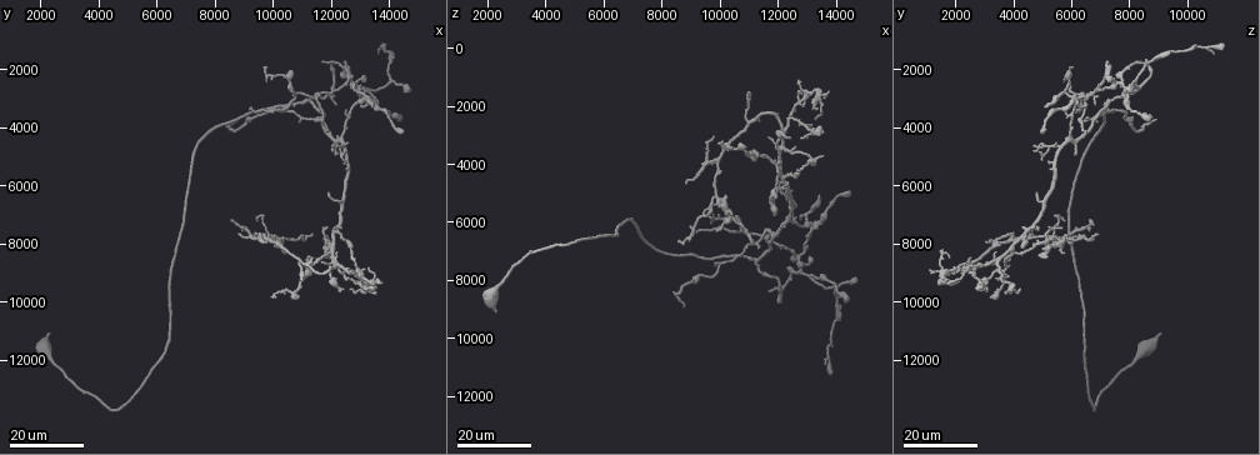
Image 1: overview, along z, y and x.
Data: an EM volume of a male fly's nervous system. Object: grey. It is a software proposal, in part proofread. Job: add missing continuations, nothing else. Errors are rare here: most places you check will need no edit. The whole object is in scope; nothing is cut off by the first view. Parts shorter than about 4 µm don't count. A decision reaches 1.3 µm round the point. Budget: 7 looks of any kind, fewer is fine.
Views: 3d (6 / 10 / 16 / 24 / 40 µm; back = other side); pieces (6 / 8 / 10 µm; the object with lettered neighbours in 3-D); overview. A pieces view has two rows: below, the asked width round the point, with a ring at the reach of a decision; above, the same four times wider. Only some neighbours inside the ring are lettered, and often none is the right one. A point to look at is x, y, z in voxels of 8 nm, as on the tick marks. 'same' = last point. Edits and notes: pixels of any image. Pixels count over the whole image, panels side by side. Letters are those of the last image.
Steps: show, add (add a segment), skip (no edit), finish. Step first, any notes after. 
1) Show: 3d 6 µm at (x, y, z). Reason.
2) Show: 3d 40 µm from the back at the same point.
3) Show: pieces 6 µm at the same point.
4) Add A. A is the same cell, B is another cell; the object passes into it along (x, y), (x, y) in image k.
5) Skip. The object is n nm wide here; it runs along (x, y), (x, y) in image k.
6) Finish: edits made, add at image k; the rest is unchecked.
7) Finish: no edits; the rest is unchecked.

Show: 3d 16 µm at (12900, 8800, 2000). An open end.

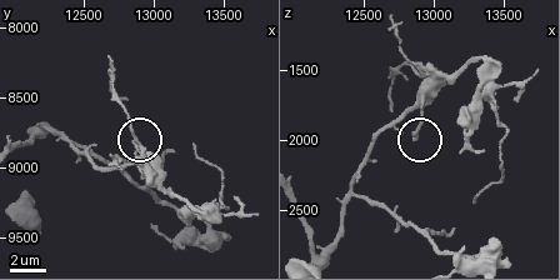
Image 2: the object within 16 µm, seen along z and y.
Show: pieces 8 µm at (12880, 8840, 2000). See the neighbours.

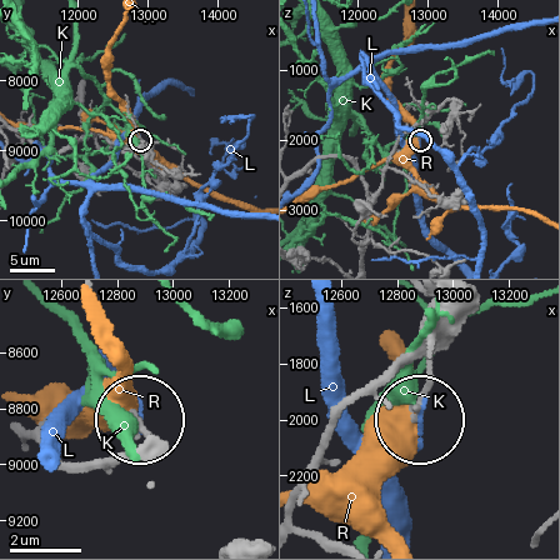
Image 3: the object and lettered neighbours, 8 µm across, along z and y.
Skip. K, L and R are other cells; no lettered segment goes on from it.

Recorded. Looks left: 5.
Show: 3d 24 µm at (12000, 6300, 4900). An open end.

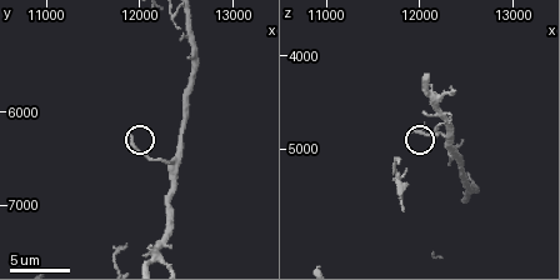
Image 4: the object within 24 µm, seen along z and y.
Show: pieces 10 µm at (11900, 6300, 4800). See the neighbours.

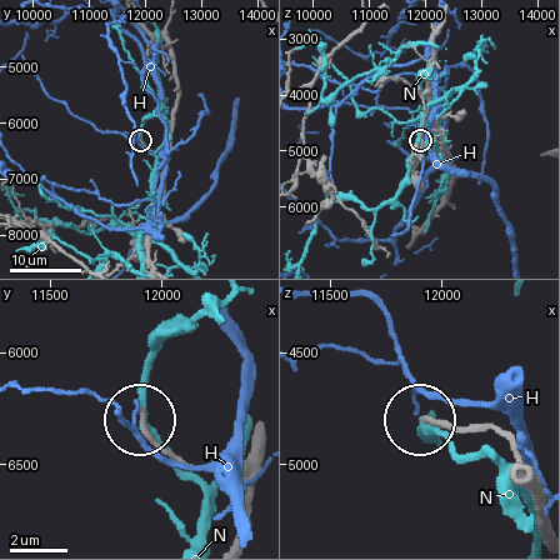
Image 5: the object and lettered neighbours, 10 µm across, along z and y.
Skip. H and N are other cells; none of them fits.

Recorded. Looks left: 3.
Show: 3d 24 µm at (11400, 7600, 6800). Free end.

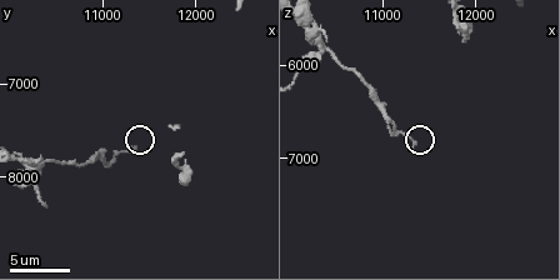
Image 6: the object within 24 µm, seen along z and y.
Show: pieces 8 µm at (11350, 7700, 6900). See the neighbours.

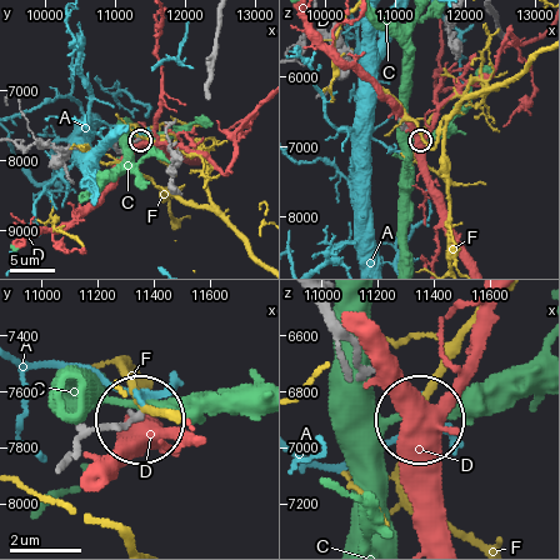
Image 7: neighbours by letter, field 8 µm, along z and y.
Skip. The object is 140 nm wide here; A, C, D and F are other cells; it runs along (76, 445), (136, 413) in image 7; no lettered segment goes on from it.

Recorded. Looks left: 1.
Finish: no edits; the rest is unchecked.

